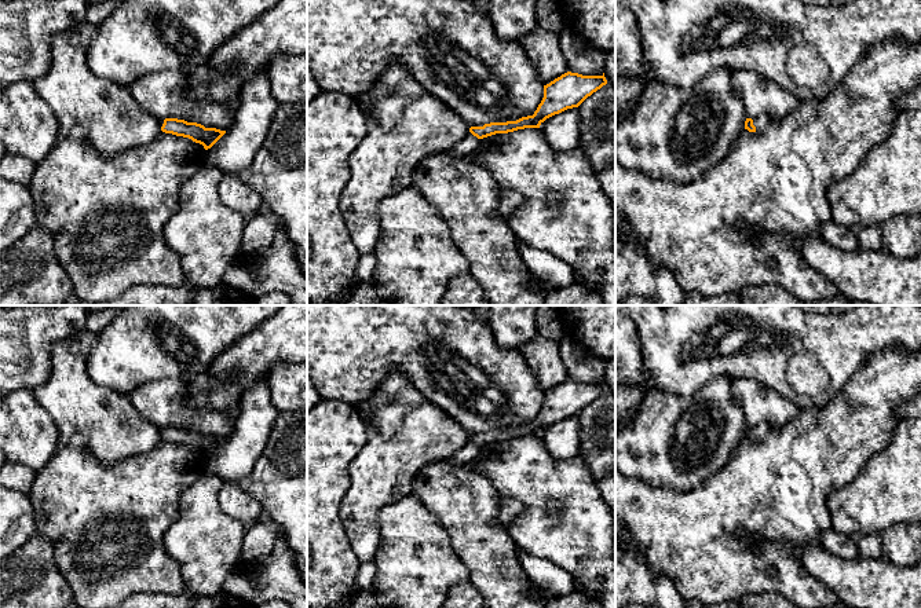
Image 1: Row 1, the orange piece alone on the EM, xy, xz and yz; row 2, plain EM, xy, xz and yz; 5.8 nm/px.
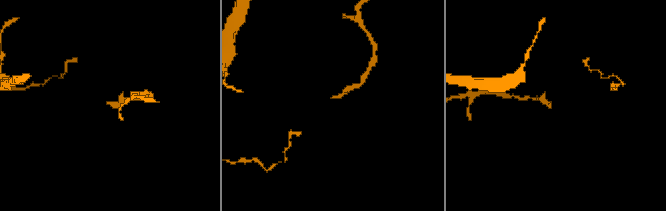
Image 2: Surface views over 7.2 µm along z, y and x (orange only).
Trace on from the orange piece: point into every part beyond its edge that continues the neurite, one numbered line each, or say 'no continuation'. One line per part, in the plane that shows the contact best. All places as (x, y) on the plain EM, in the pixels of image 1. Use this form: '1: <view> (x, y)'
1: xz (470, 451)

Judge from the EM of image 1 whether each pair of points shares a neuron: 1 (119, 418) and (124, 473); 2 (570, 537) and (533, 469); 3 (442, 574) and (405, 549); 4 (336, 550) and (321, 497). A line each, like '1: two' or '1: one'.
1: two
2: one
3: one
4: one

